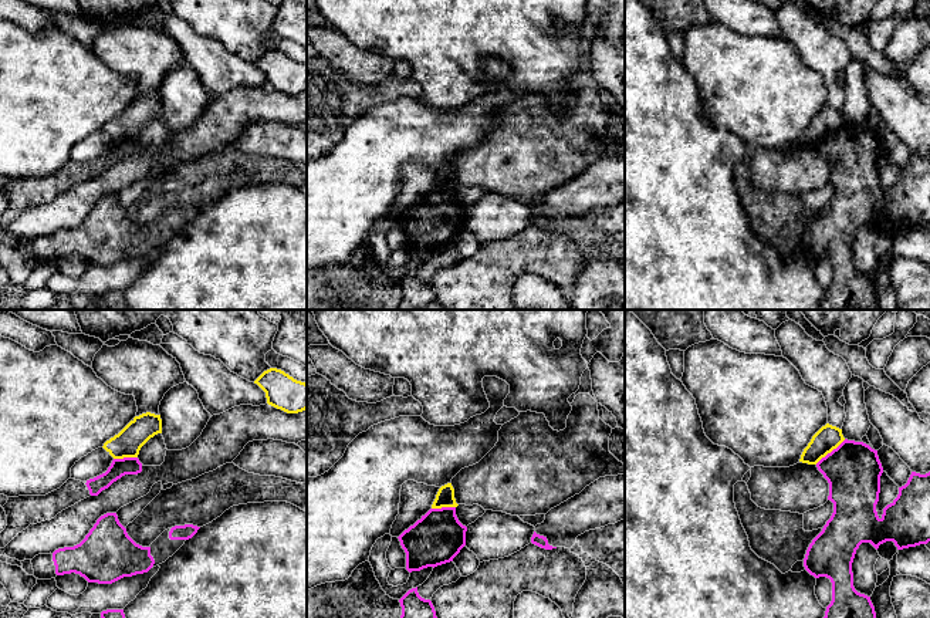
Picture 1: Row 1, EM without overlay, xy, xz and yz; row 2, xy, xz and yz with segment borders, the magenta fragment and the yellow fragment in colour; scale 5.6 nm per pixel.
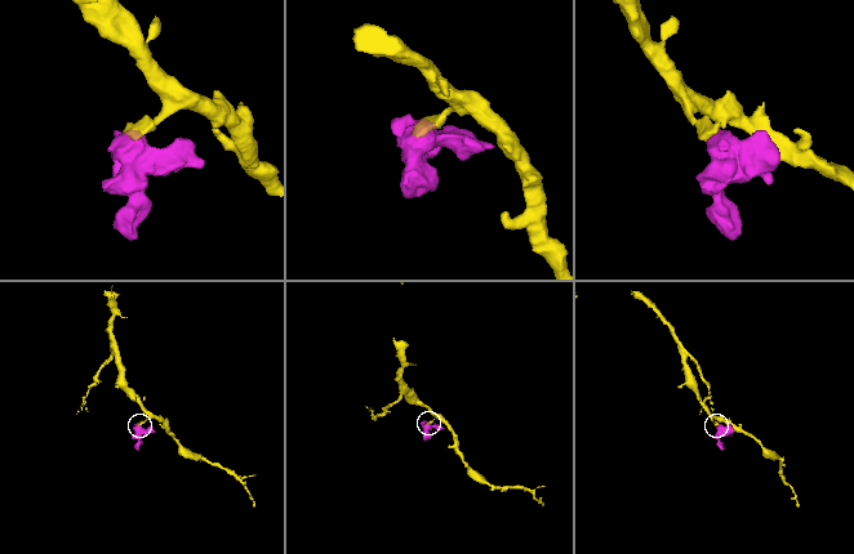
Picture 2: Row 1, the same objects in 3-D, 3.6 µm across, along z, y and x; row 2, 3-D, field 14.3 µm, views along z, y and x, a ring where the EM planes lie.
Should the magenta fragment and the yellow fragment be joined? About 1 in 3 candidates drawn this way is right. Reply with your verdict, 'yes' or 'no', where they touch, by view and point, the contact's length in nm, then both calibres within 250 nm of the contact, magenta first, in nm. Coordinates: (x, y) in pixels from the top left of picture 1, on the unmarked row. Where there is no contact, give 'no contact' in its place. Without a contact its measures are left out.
no; meets magenta in yz at (831, 134); contact 220 nm long; 320 nm thick on the magenta side, 140 nm on the other

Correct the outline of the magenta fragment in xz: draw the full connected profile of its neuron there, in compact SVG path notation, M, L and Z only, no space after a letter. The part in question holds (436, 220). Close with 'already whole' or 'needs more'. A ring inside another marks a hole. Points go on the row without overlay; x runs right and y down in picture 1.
M456 189L430 190L398 219L406 234L406 251L420 253L453 243L466 227L466 213Z; already whole

